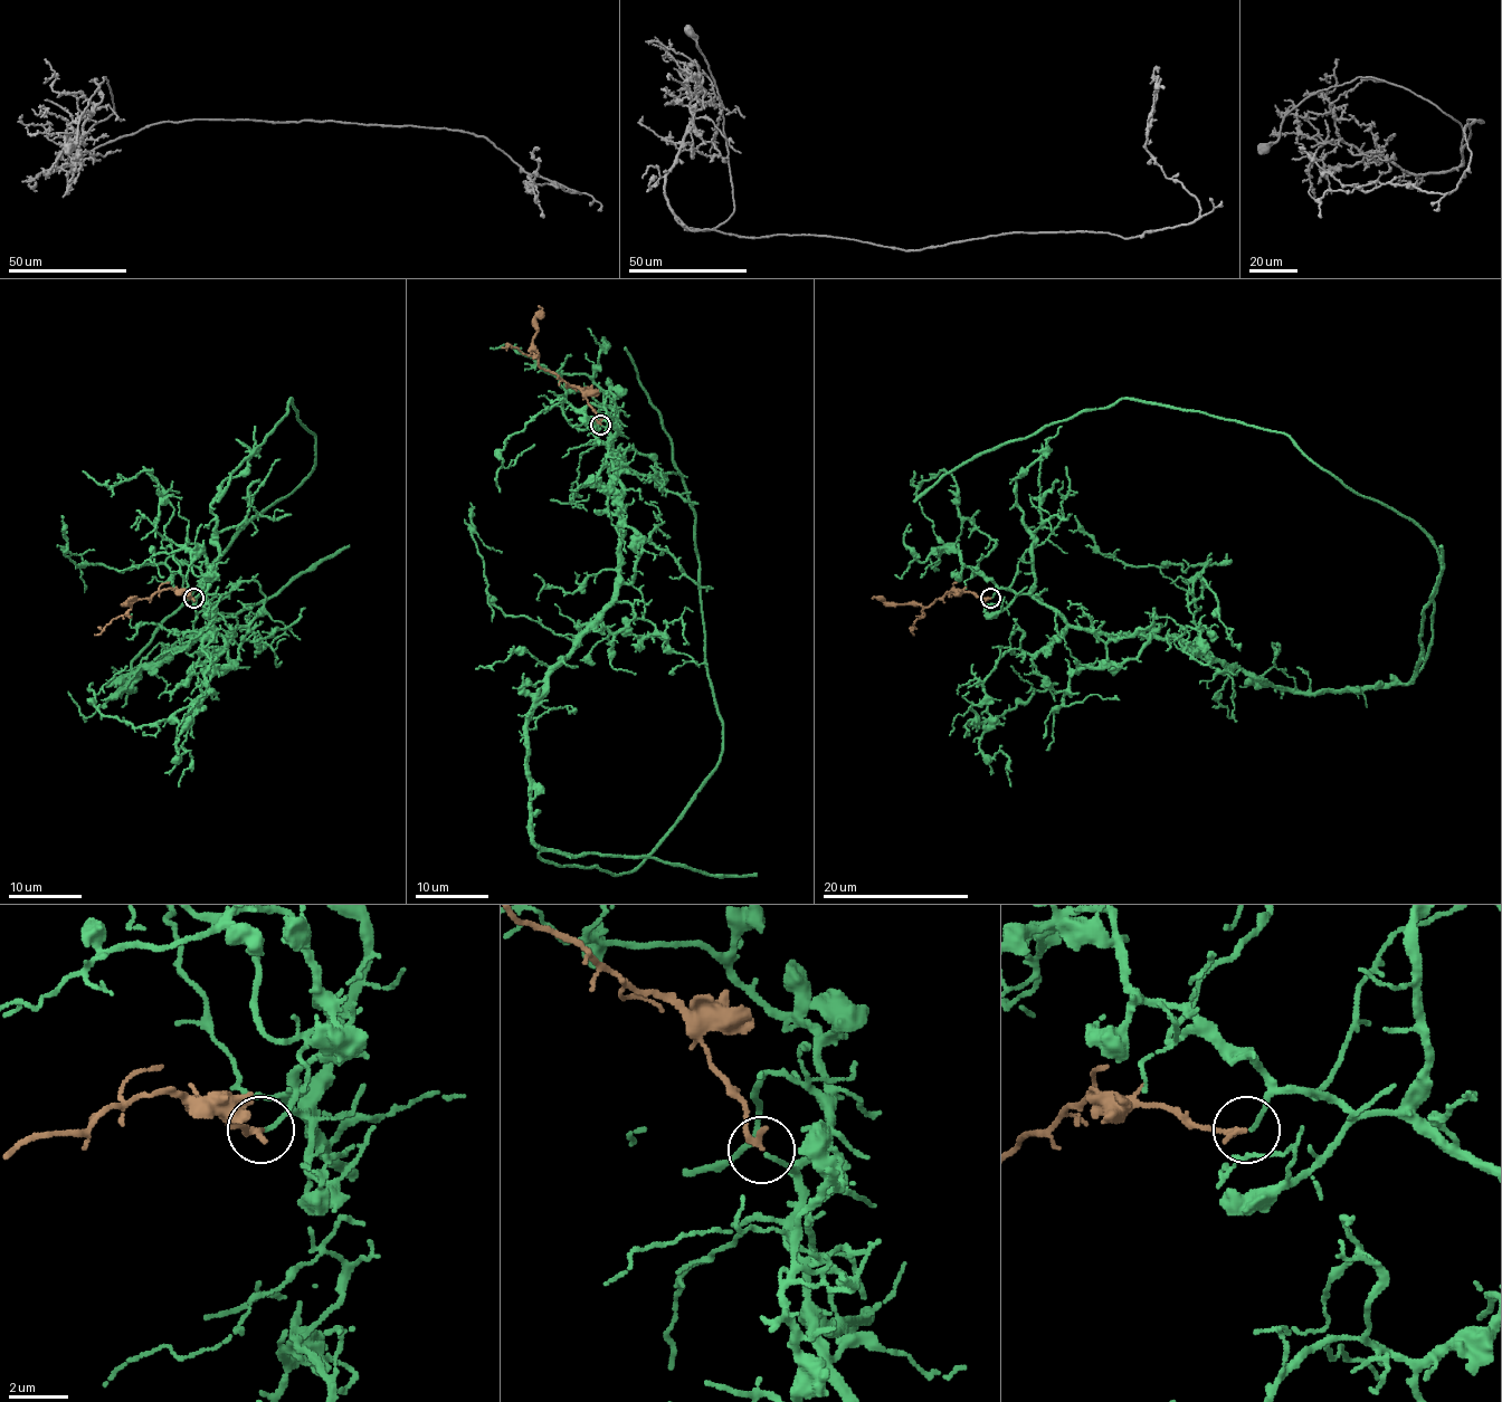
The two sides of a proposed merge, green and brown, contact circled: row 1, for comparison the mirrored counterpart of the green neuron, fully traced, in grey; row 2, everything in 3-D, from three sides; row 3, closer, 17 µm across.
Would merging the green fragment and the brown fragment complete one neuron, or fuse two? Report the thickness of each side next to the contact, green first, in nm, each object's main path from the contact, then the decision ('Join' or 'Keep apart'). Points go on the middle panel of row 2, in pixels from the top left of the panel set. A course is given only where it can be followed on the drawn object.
Thickness 140 nm (green) against 240 nm. Course of green: (600, 426), (617, 593), (528, 721), (530, 840), (620, 875), (723, 741), (695, 513), (625, 347). Course of brown: (600, 423), (577, 388), (544, 371), (536, 362), (533, 336), (535, 316), (542, 308), (539, 305). Join

